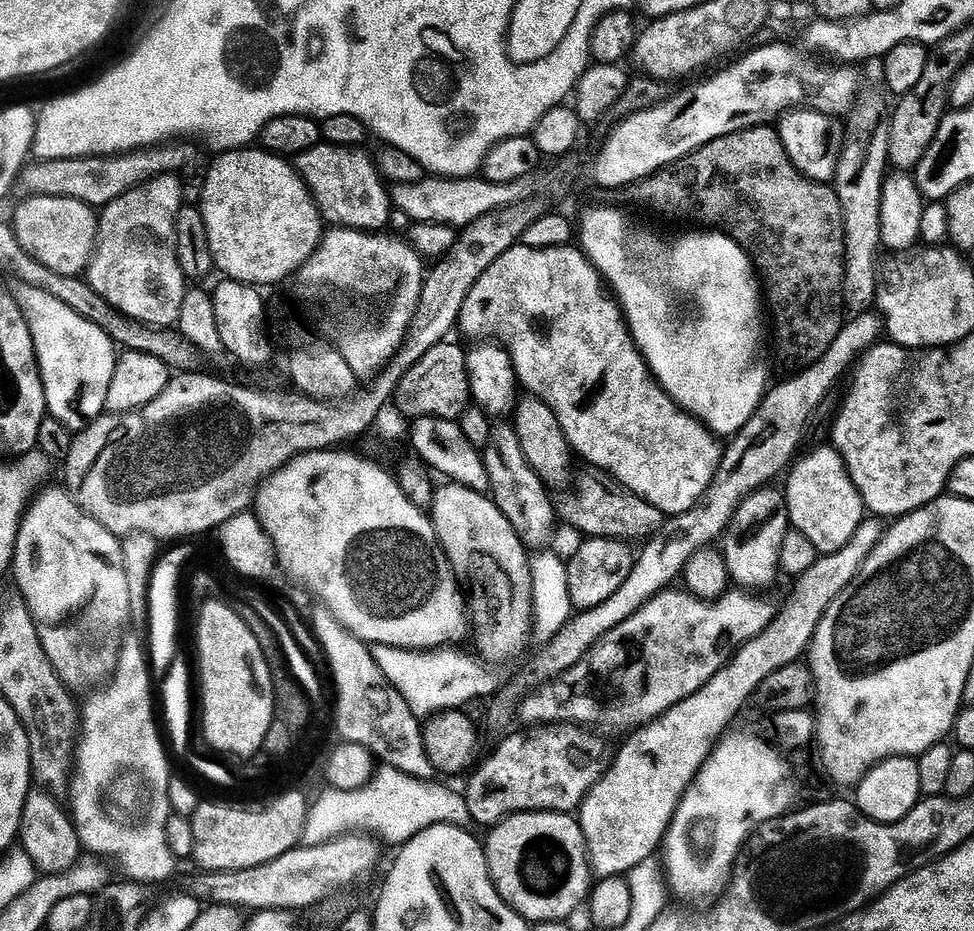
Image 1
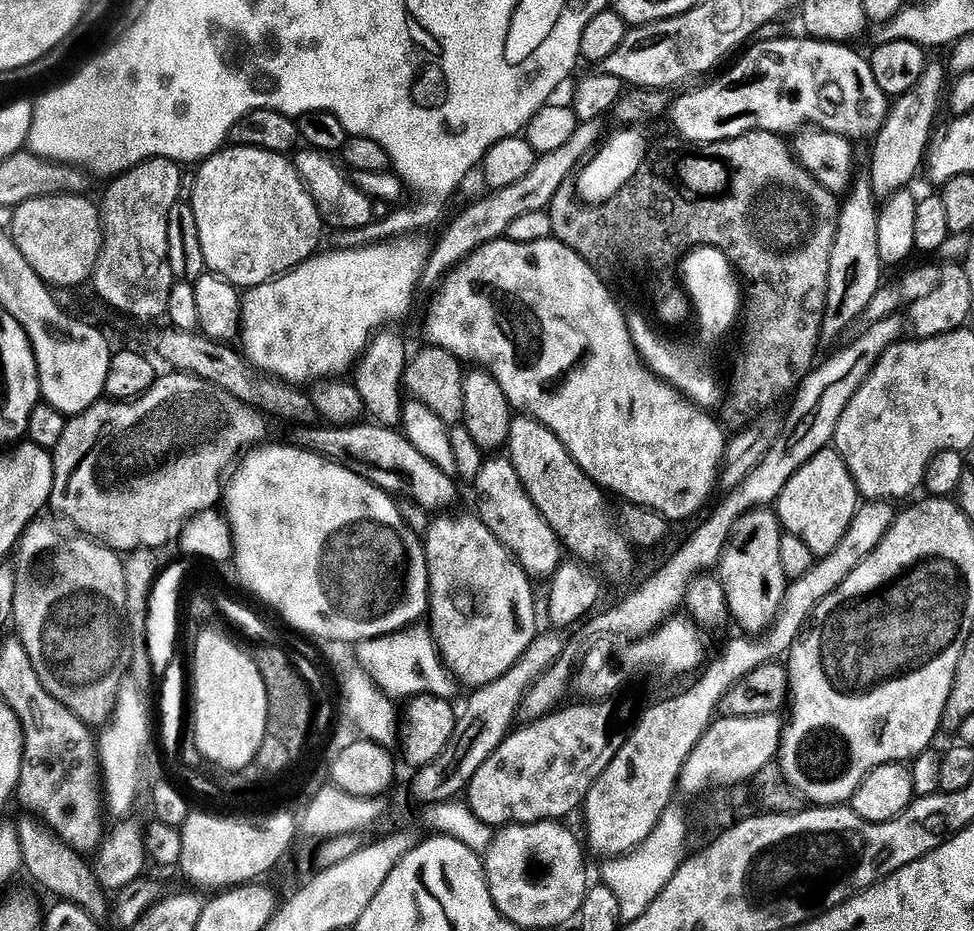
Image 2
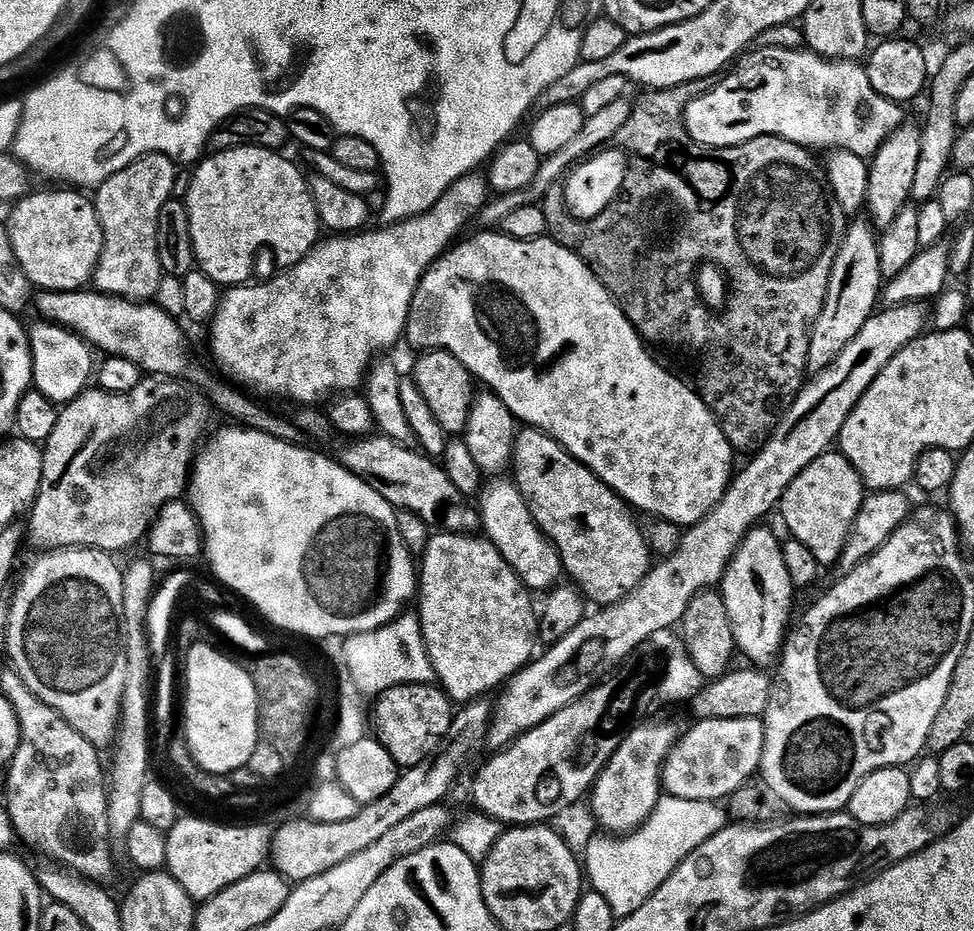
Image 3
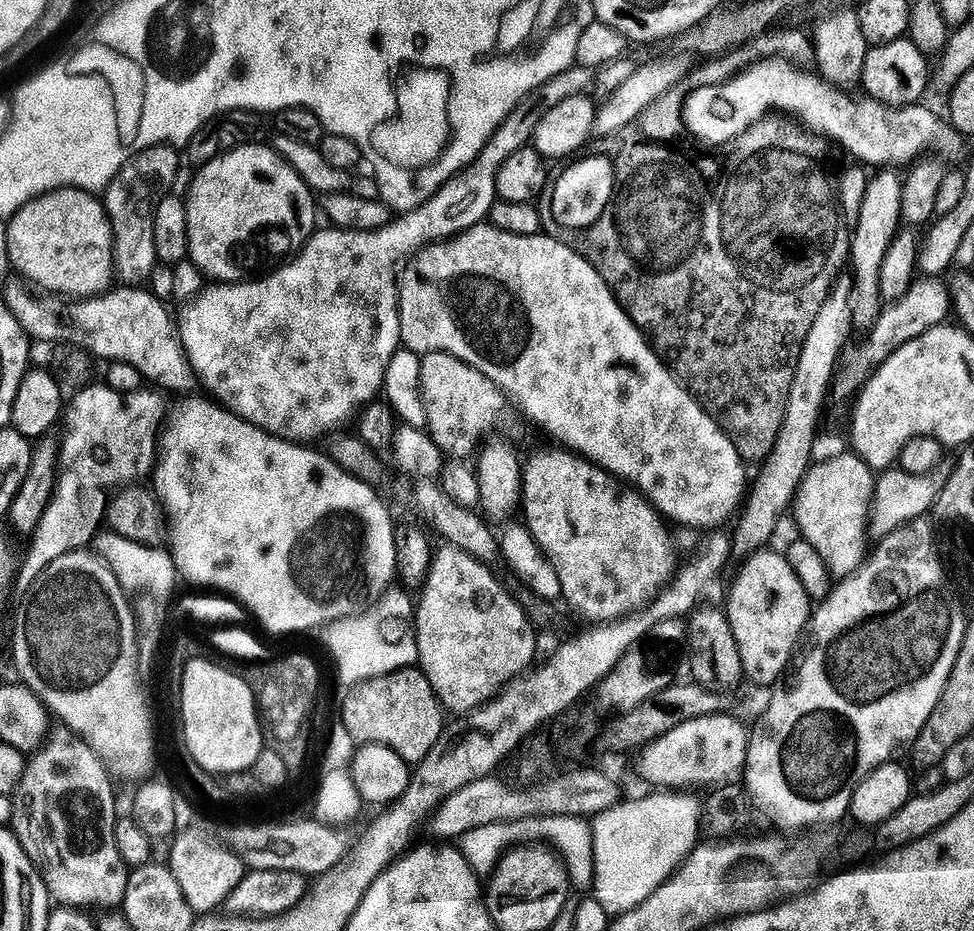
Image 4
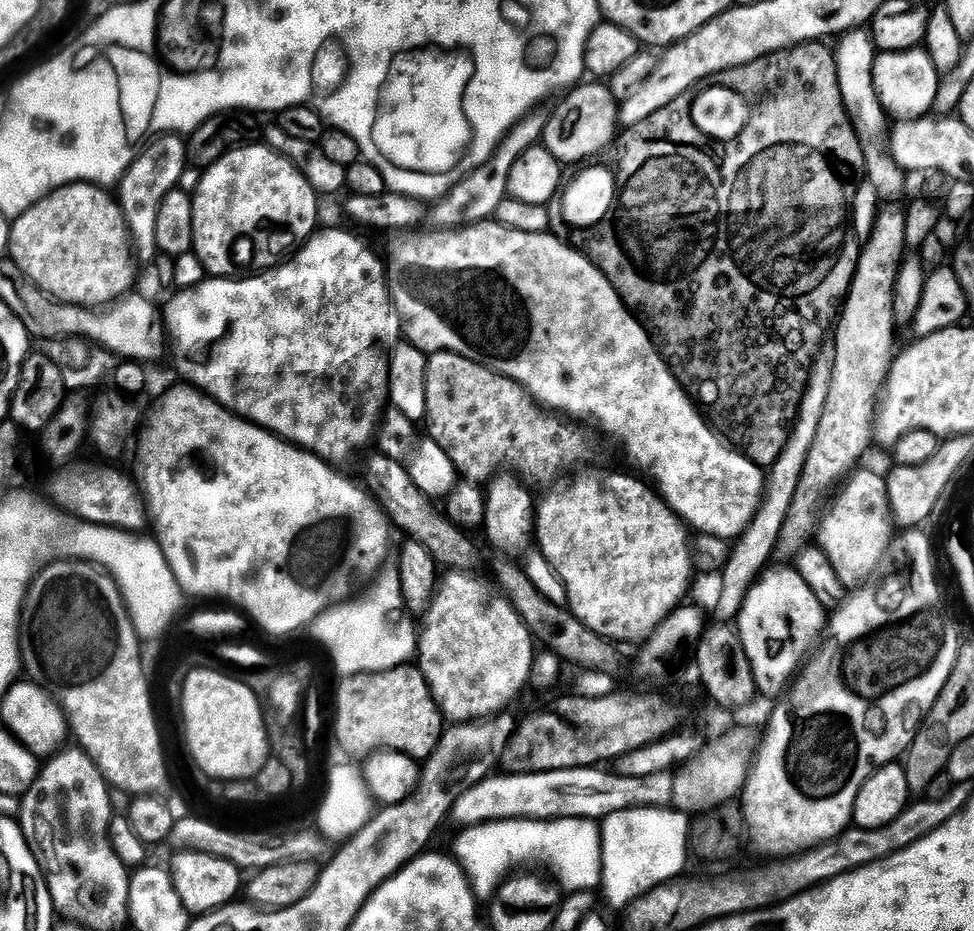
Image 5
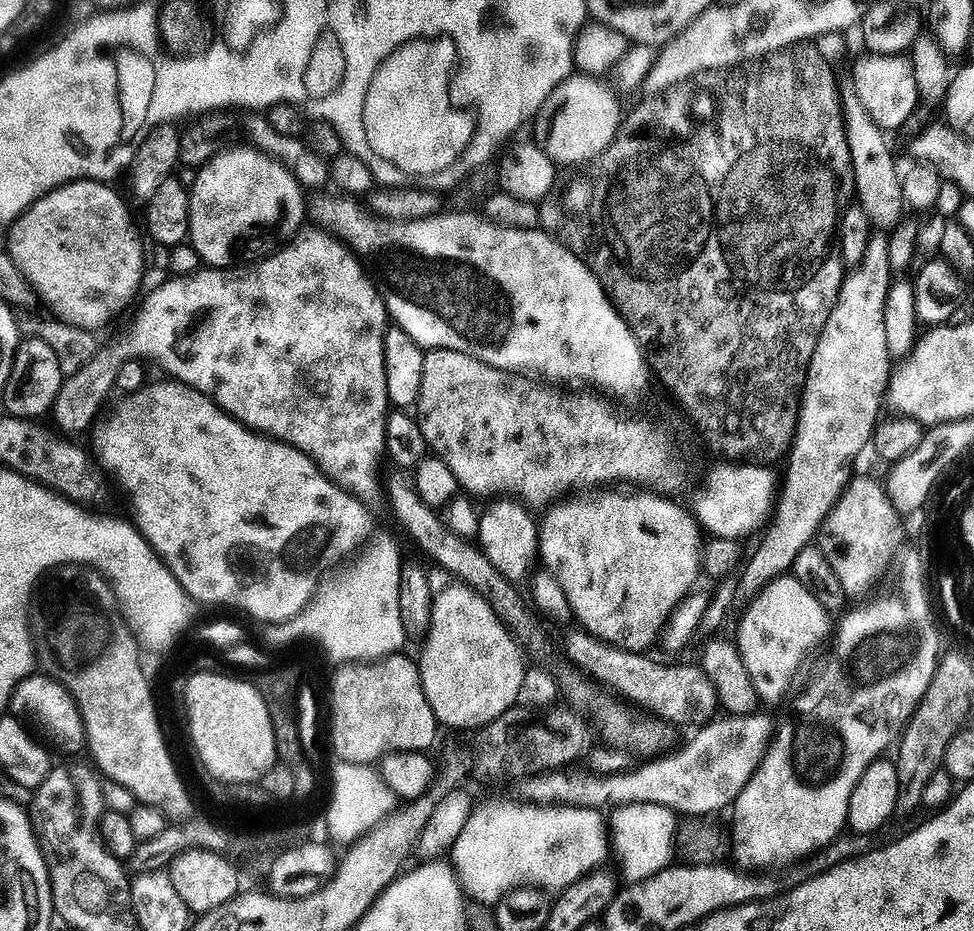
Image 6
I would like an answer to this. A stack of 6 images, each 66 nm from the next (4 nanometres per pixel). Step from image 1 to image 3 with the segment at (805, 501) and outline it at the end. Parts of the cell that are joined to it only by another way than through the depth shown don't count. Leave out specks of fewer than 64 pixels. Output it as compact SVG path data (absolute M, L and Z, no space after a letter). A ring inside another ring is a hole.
M829 450L794 478L778 508L784 511L791 535L812 549L817 563L836 566L852 535L865 495L864 479L859 470L839 451ZM755 526L749 530L740 547L727 561L722 579L722 595L734 626L737 649L743 655L745 652L756 666L777 663L794 624L792 599L798 591L784 561L782 540L764 527Z

